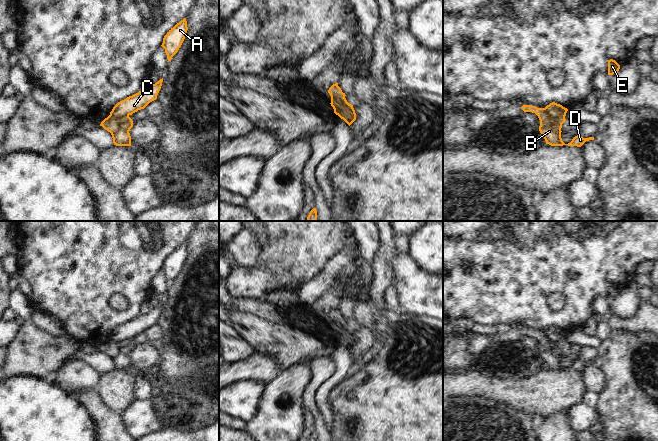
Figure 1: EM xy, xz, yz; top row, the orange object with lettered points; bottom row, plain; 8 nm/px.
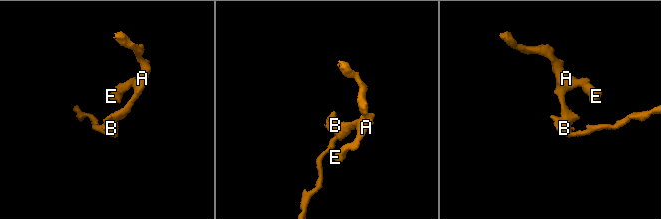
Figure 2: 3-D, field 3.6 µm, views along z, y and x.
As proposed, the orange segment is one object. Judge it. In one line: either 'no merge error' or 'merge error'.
merge error

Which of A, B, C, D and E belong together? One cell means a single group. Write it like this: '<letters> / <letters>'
A C E / B D

